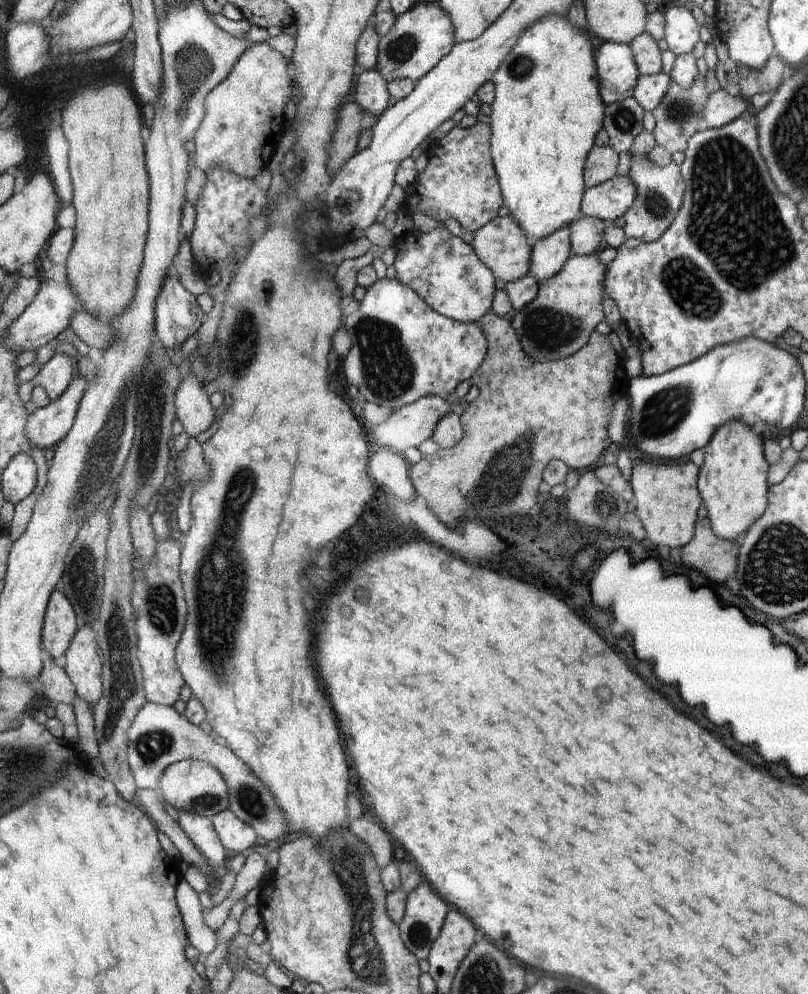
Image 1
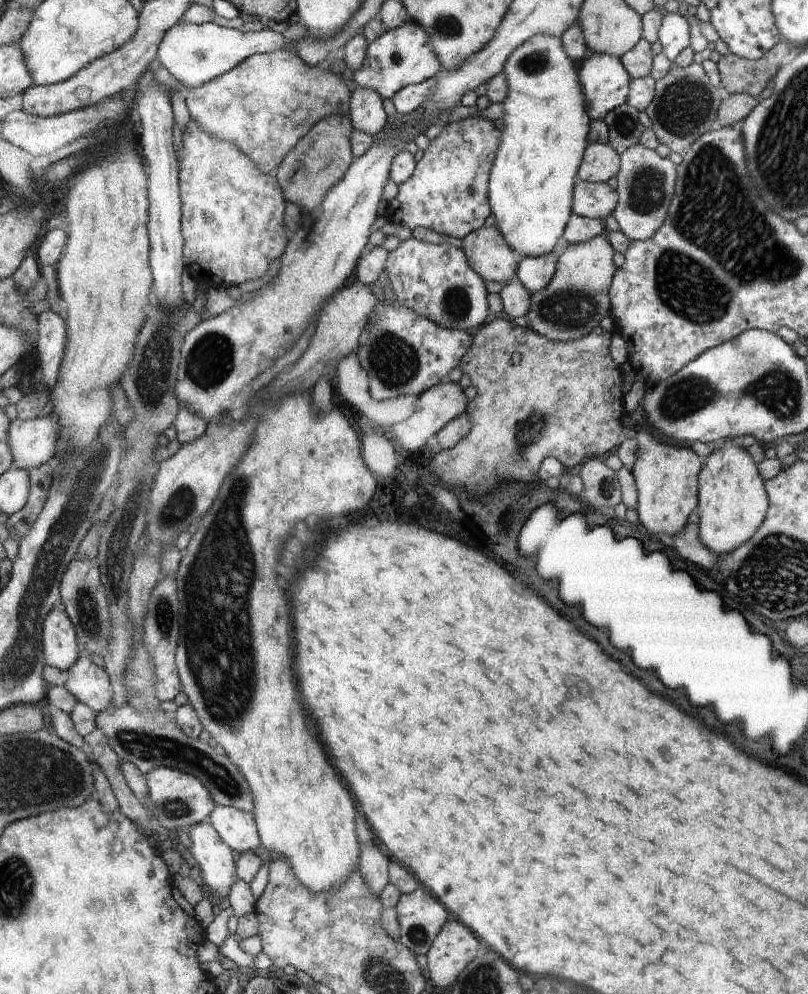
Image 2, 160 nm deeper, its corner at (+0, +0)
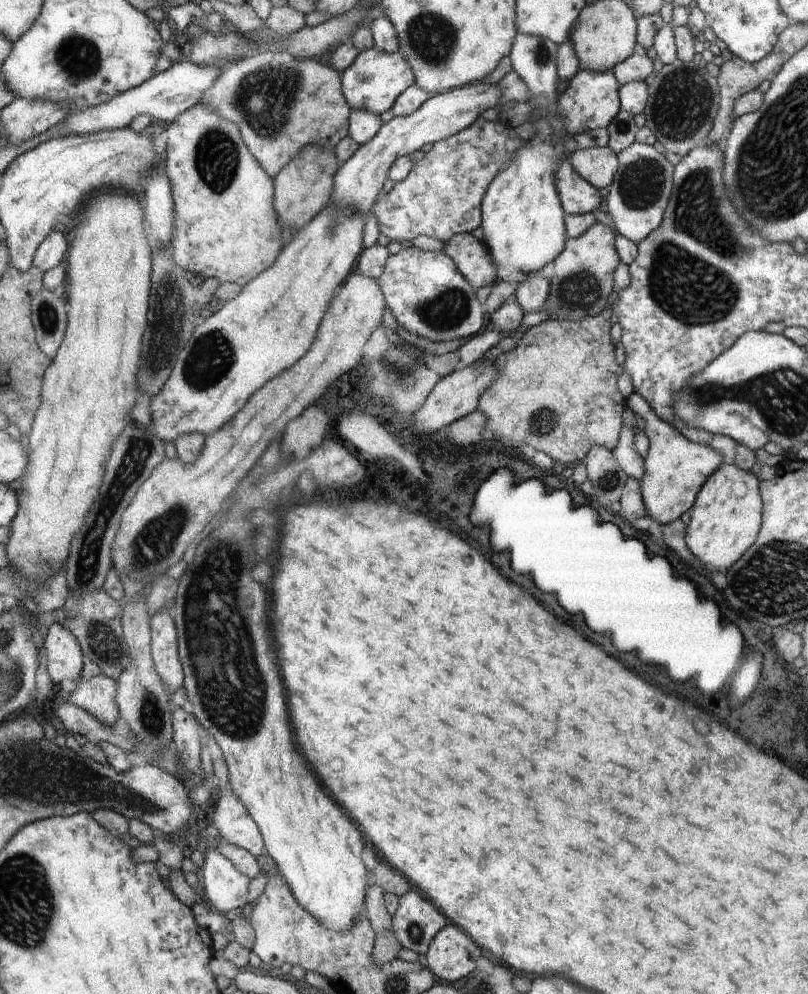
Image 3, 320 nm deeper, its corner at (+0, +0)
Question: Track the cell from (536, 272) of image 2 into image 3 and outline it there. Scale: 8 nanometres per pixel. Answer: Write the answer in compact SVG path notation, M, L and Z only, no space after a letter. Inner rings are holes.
M533 273L524 274L527 276L524 282L520 283L517 289L515 301L521 307L523 314L539 313L544 310L549 294L549 282Z

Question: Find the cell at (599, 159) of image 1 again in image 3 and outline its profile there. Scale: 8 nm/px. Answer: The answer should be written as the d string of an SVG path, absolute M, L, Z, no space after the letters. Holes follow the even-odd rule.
M609 147L578 149L568 154L574 171L598 191L610 186L619 168L617 155Z

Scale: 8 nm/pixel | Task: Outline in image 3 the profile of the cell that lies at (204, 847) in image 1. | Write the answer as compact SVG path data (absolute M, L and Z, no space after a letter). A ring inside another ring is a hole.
M217 848L207 849L201 869L201 886L219 912L225 914L249 903L248 888L251 880L241 874L229 859L221 856Z

